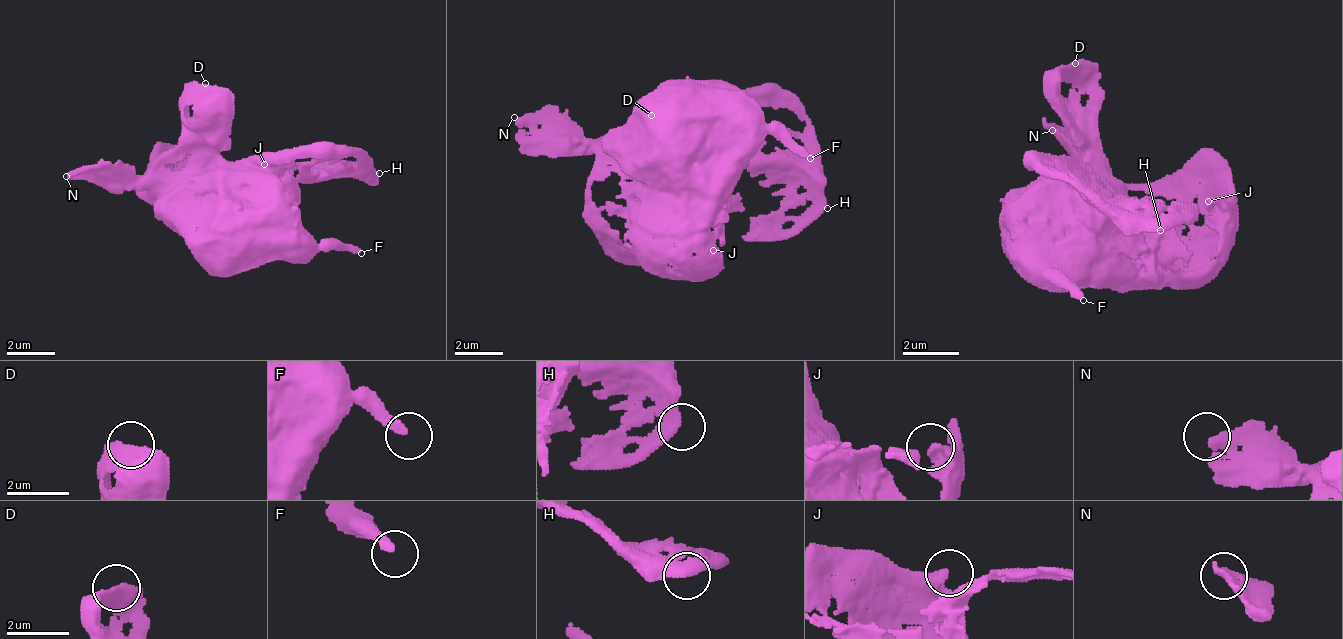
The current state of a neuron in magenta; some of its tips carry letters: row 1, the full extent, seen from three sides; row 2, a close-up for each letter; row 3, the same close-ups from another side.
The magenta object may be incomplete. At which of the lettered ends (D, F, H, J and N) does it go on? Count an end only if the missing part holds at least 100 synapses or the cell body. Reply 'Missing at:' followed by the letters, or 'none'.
Missing at: N

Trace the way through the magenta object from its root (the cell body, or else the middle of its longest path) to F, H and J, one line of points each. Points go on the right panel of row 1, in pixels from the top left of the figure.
F: (1082, 212), (1096, 204), (1103, 205), (1103, 216), (1062, 268), (1055, 269), (1062, 282), (1069, 284), (1083, 300)
H: (1082, 212), (1103, 199), (1103, 209), (1110, 204), (1111, 212), (1125, 201), (1125, 209), (1139, 212), (1160, 230)
J: (1082, 212), (1110, 209), (1159, 267), (1201, 270), (1215, 257), (1222, 235), (1208, 213), (1208, 201)

